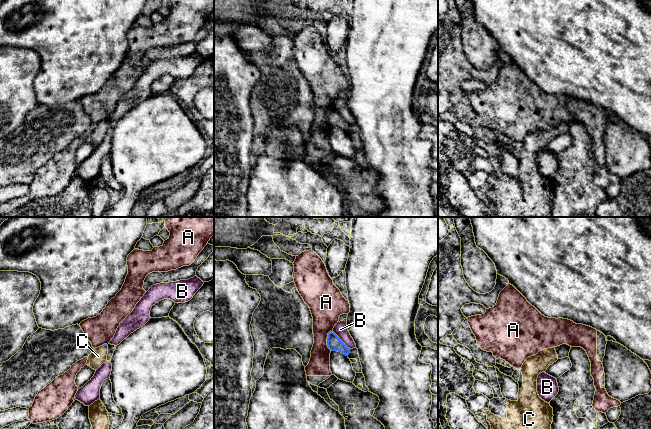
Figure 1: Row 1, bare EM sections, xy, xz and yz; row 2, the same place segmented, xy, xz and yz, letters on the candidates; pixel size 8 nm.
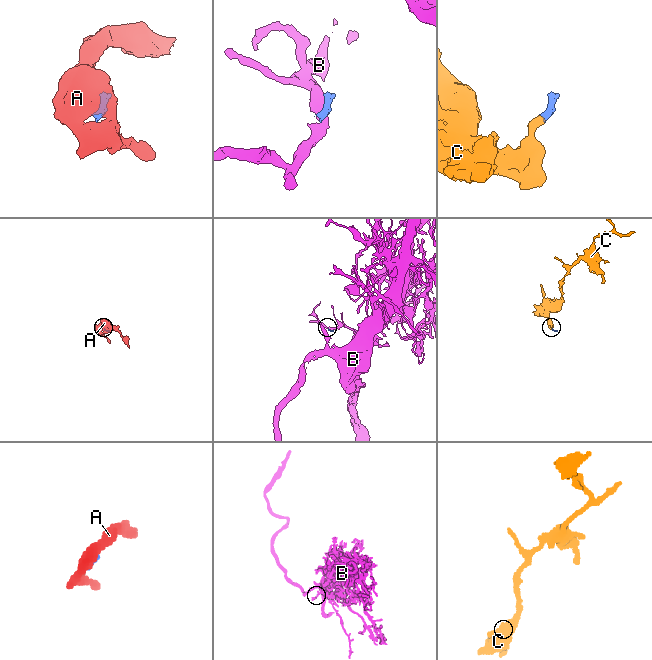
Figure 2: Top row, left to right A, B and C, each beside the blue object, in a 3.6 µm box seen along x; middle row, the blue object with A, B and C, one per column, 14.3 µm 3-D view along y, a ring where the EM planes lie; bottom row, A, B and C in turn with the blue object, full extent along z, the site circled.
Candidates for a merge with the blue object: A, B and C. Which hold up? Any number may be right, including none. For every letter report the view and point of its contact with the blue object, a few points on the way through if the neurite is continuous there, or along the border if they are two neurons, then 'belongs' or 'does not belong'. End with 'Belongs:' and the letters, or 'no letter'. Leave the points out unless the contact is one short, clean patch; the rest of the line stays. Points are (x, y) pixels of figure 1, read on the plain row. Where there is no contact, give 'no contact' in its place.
A: contact xz (327, 116); does not belong
B: contact xz (340, 116); does not belong
C: contact xy (105, 121); way xy (104, 120), (105, 121), (98, 132); belongs
Belongs: C

